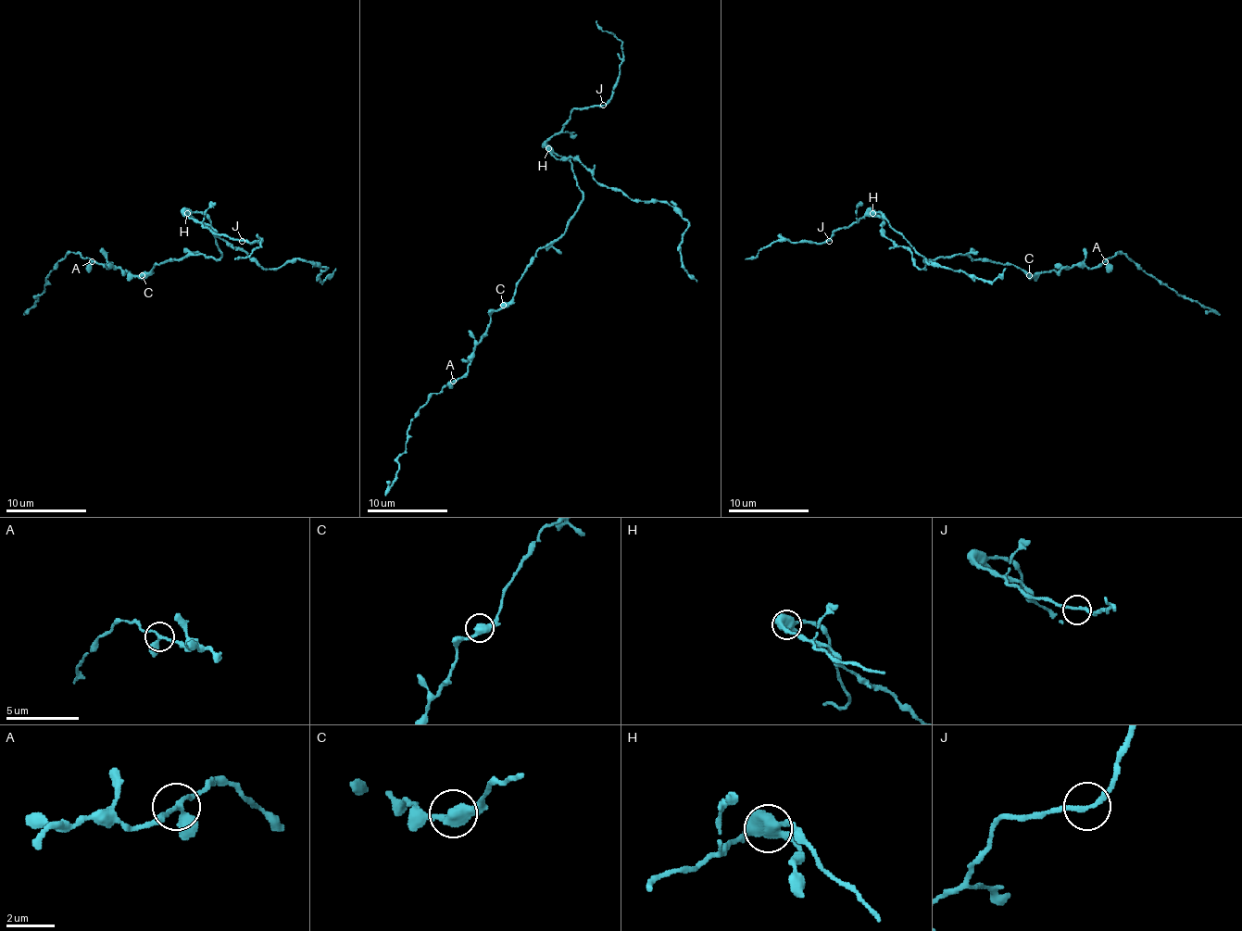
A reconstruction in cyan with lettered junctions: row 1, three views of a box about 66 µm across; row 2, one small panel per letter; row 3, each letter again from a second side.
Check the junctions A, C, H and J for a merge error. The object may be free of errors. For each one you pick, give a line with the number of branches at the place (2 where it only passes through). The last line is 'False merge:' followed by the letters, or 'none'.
H: 3
False merge: H

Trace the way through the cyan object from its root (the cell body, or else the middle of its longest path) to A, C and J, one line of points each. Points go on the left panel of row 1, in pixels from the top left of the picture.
A: (205, 257), (188, 255), (170, 258), (140, 275), (131, 275), (114, 265), (104, 267), (92, 260)
C: (205, 257), (188, 255), (170, 258), (166, 262), (154, 265), (148, 272), (142, 275)
J: (205, 257), (220, 257), (210, 220), (200, 212), (184, 212), (213, 232), (241, 240)

